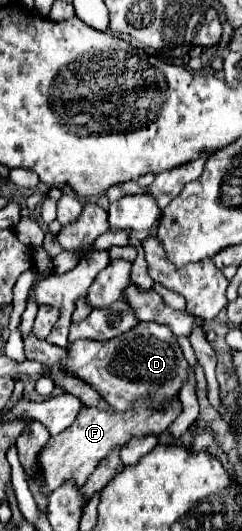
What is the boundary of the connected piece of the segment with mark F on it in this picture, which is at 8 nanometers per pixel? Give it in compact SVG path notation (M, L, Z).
M140 399L134 403L134 411L128 413L110 413L110 411L100 411L100 409L88 409L84 407L80 415L74 419L74 423L62 431L56 437L50 437L48 445L40 451L38 465L40 465L40 475L44 479L42 491L48 495L64 481L74 481L74 485L82 487L86 479L94 473L96 465L108 457L112 449L122 449L132 437L144 437L144 435L160 435L166 431L166 427L180 415L182 405L180 401L172 401L164 411L154 411L150 409L146 399Z

